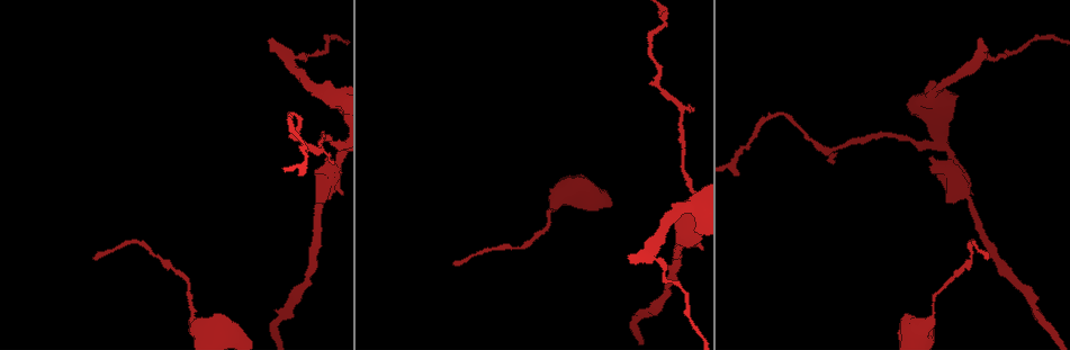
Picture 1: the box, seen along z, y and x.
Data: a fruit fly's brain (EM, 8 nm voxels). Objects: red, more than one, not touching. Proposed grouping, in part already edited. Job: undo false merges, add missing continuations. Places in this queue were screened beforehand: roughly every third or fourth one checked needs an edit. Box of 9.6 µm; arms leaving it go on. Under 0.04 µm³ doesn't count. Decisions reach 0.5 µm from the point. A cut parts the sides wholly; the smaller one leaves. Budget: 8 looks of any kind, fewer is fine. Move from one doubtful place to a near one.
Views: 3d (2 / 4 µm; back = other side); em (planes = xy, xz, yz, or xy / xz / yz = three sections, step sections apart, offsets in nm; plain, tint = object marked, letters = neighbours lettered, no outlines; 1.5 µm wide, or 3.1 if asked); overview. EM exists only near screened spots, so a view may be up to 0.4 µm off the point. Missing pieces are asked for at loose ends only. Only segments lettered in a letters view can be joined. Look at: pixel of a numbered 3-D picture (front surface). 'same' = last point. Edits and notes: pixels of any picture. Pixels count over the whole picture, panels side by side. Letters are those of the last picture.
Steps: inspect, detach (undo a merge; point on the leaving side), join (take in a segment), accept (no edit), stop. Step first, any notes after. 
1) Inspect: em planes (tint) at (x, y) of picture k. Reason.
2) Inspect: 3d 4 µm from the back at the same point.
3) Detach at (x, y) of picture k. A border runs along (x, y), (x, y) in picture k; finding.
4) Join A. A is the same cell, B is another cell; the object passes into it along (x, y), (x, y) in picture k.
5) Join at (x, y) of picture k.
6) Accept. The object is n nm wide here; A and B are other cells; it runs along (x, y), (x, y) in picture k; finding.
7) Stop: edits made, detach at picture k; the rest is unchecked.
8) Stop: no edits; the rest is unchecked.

Inspect: em yz step 8 (letters) at (269, 40) of picture 1. Free end.

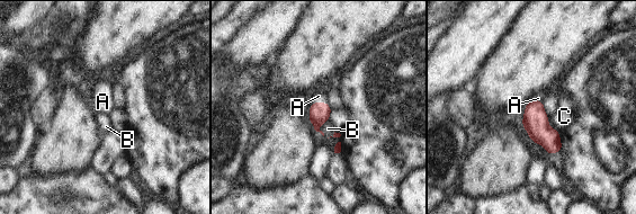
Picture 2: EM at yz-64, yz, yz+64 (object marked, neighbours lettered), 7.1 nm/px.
Inspect: em planes (letters) at the same point.

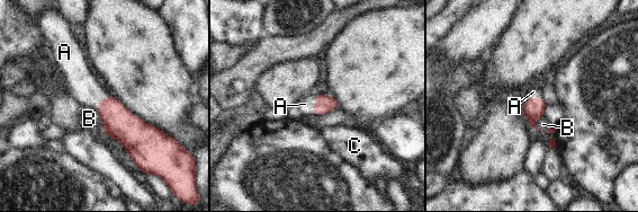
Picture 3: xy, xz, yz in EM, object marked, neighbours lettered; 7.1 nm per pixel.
Join at (83, 87) of picture 3. The object is 130 nm wide here; the longest contact is with A, 150 nm; A is the same cell, B and C are other cells; the neuron continues.

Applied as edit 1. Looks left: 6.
Inspect: overview.

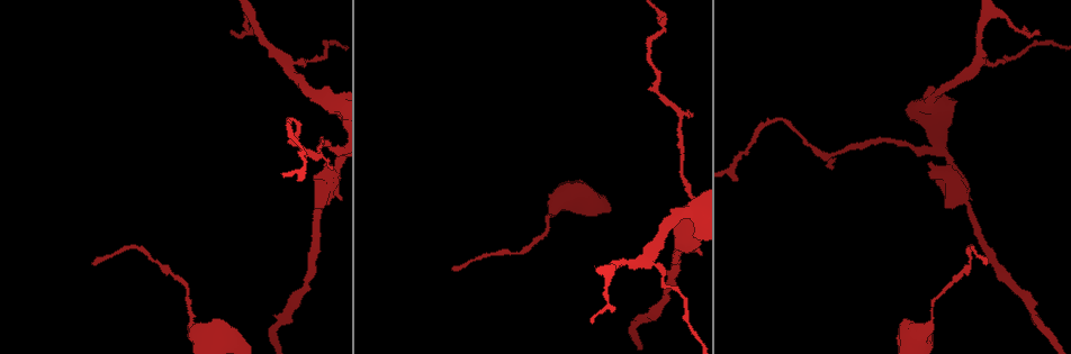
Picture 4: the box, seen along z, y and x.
Inspect: 3d 4 µm at (452, 269) of picture 4. Thin end.

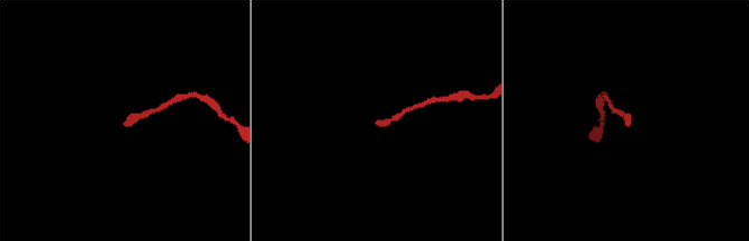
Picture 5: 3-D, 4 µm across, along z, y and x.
Inspect: em planes (letters) at (629, 124) of picture 5.

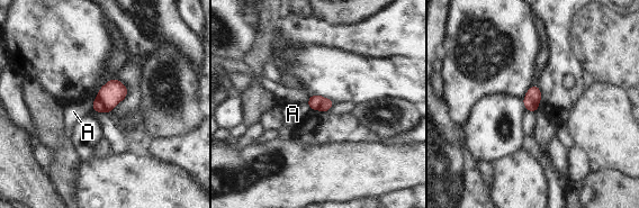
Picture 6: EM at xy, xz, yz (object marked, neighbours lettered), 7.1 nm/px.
Accept. The object is 110 nm wide here; A is another cell; a border runs along (93, 100), (91, 109) in picture 6; none of them fits.

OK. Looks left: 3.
Stop: edits made, join at picture 3; the rest is unchecked.

